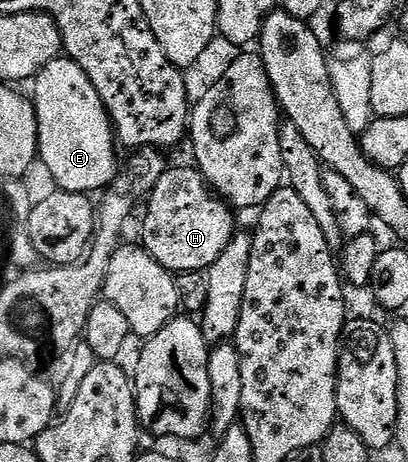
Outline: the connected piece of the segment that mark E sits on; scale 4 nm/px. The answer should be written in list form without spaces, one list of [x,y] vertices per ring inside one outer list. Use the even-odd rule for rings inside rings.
[[[58,56],[56,58],[53,58],[51,61],[49,61],[48,64],[46,64],[46,66],[44,66],[44,68],[42,68],[40,72],[38,72],[35,81],[32,83],[32,86],[33,86],[33,94],[31,93],[31,101],[33,105],[37,107],[37,148],[39,151],[39,162],[40,165],[42,164],[45,165],[46,172],[49,173],[51,177],[53,177],[54,183],[52,185],[56,187],[56,189],[58,190],[66,190],[67,192],[79,192],[80,194],[89,194],[90,192],[94,192],[93,190],[102,189],[101,191],[104,191],[106,188],[109,188],[109,187],[104,188],[104,186],[111,185],[113,182],[113,177],[115,177],[117,174],[117,150],[119,151],[119,146],[118,143],[115,141],[115,131],[113,129],[113,122],[109,118],[109,113],[107,112],[107,108],[103,103],[101,103],[101,97],[99,96],[99,92],[95,92],[95,84],[91,84],[91,80],[87,76],[87,72],[83,72],[83,68],[79,68],[79,64],[73,61],[72,58],[68,56]]]

